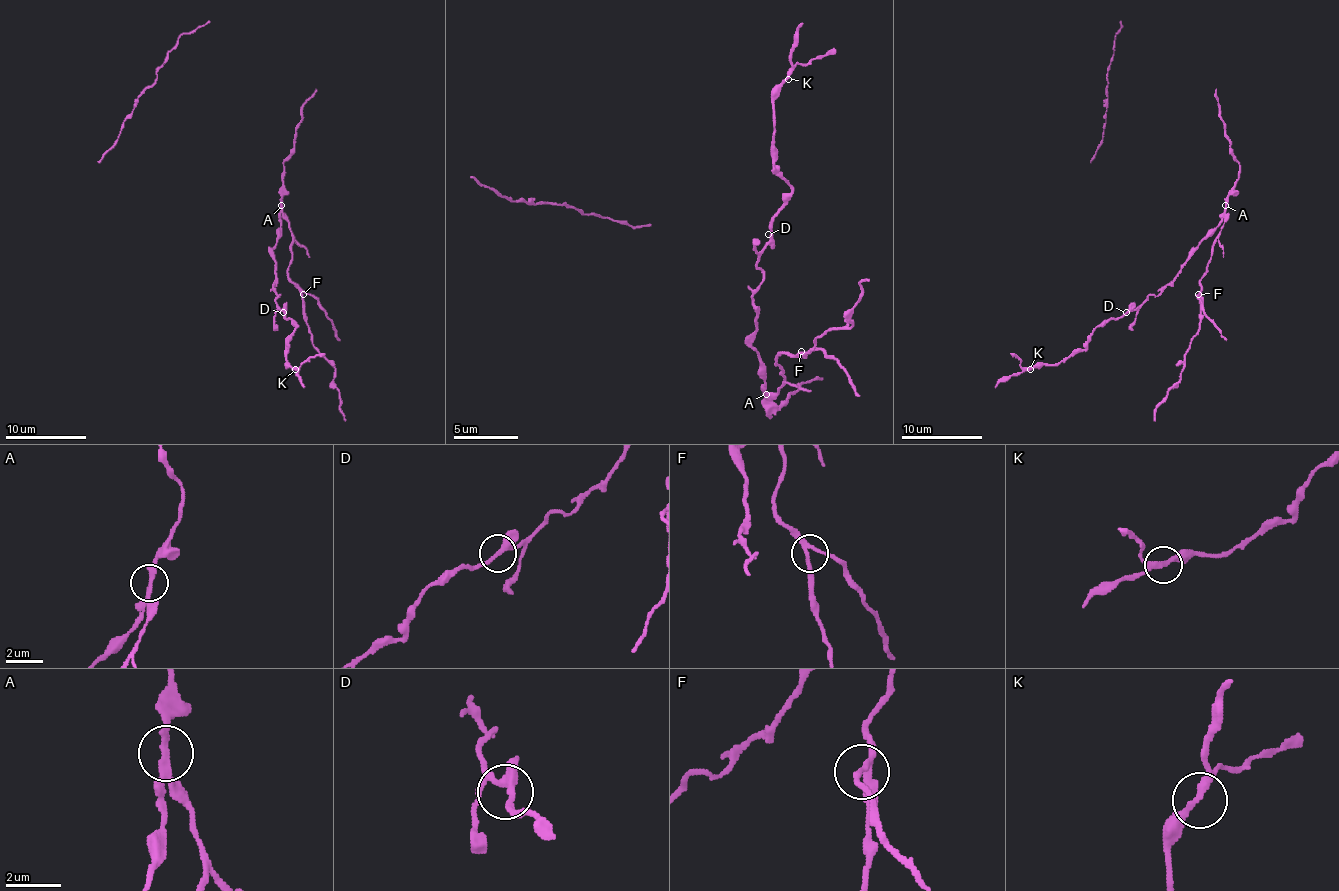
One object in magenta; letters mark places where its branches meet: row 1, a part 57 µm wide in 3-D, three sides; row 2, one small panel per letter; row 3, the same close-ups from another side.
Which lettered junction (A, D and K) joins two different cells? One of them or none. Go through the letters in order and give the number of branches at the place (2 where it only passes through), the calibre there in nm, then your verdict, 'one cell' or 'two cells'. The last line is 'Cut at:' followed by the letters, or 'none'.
A: 3 branches meet; 200 nm thick; two cells
D: 3 branches meet; 240 nm thick; one cell
K: 3 branches meet; 200 nm thick; one cell
Cut at: A

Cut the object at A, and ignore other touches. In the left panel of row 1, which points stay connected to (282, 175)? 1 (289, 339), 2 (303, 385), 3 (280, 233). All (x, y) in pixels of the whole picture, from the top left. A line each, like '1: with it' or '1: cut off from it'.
1: with it
2: with it
3: with it

